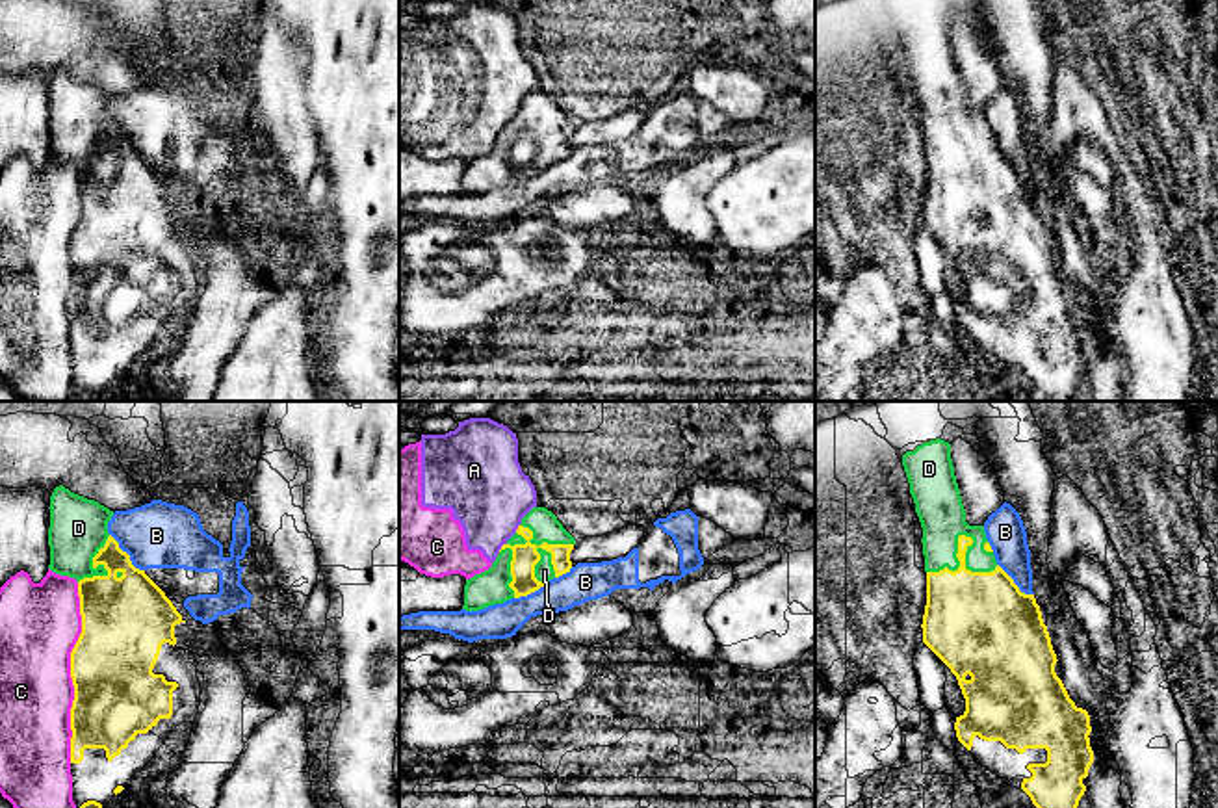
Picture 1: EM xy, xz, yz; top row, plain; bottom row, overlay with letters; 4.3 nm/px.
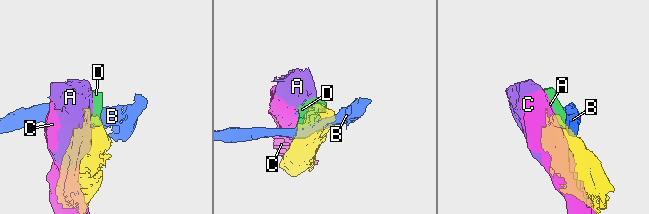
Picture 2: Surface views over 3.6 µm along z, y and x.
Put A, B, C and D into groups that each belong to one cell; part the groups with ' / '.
A C / B / D

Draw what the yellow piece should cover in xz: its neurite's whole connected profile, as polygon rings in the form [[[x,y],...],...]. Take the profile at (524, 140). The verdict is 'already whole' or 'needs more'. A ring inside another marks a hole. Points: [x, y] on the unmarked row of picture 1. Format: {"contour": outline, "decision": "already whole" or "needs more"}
{"contour": [[[533,91],[492,150],[466,163],[462,193],[479,195],[538,175],[570,156],[574,128],[576,123],[551,95]]], "decision": "needs more"}

